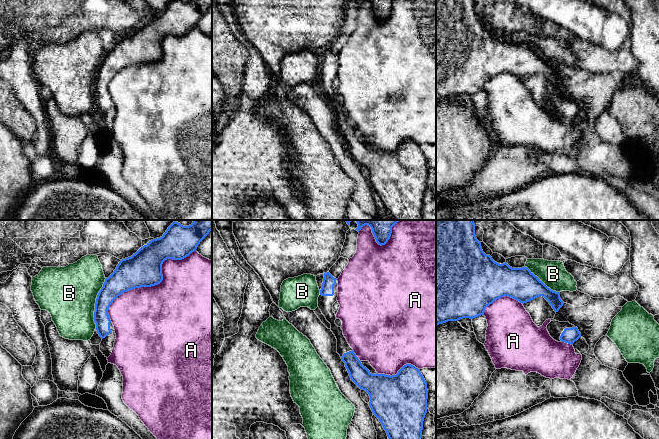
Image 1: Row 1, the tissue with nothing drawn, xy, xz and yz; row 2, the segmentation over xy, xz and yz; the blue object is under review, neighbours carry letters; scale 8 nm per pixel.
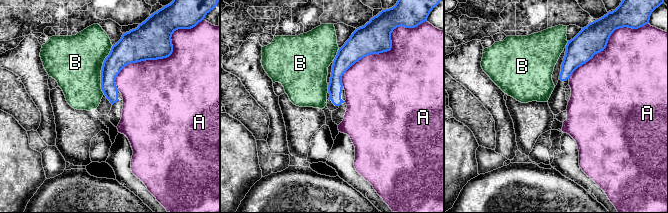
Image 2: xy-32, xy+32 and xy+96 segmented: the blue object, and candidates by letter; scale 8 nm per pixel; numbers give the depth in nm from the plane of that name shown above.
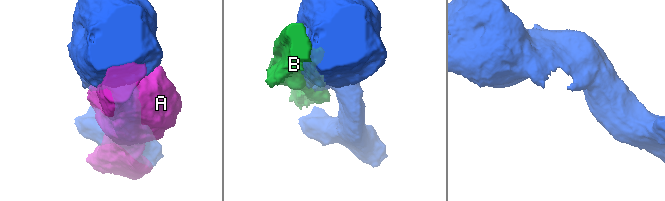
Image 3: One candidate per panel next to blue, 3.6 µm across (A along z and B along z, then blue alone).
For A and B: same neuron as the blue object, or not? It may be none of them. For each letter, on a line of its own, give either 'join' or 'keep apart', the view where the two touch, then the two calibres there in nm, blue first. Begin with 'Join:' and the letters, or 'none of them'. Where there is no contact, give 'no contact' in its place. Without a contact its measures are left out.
Join: none of them
A: keep apart; meets blue in xy; 280 nm thick on the blue side, 480 nm on the other
B: keep apart; meets blue in xy; 190 nm thick on the blue side, 440 nm on the other

